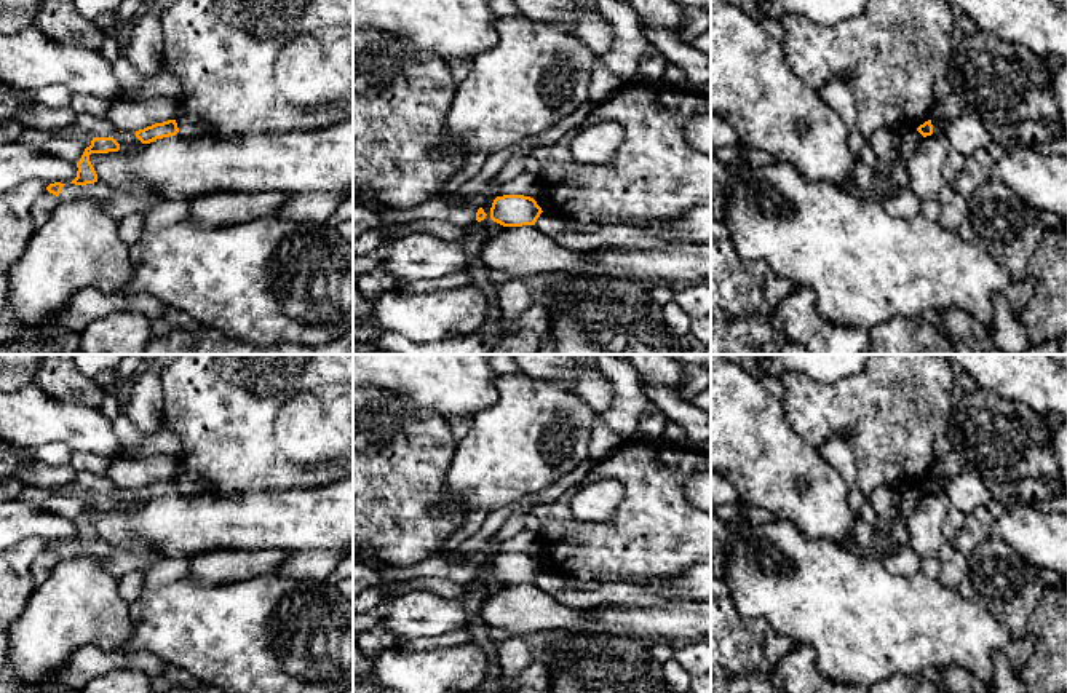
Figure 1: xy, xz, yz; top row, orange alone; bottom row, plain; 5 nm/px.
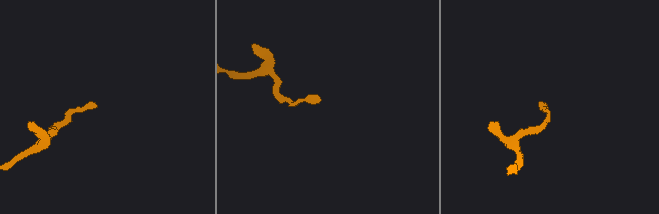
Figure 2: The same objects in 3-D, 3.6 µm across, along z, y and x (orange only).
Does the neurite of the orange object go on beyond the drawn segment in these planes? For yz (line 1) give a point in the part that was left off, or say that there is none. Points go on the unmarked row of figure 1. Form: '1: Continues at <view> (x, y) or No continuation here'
1: No continuation here

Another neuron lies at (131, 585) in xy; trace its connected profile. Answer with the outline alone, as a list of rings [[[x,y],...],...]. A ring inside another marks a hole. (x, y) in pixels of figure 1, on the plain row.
[[[136,570],[120,578],[120,596],[128,604],[134,604],[145,589],[144,573],[145,570]]]

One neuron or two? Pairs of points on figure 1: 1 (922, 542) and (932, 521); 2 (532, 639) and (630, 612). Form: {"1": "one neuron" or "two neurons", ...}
{"1": "one neuron", "2": "two neurons"}

